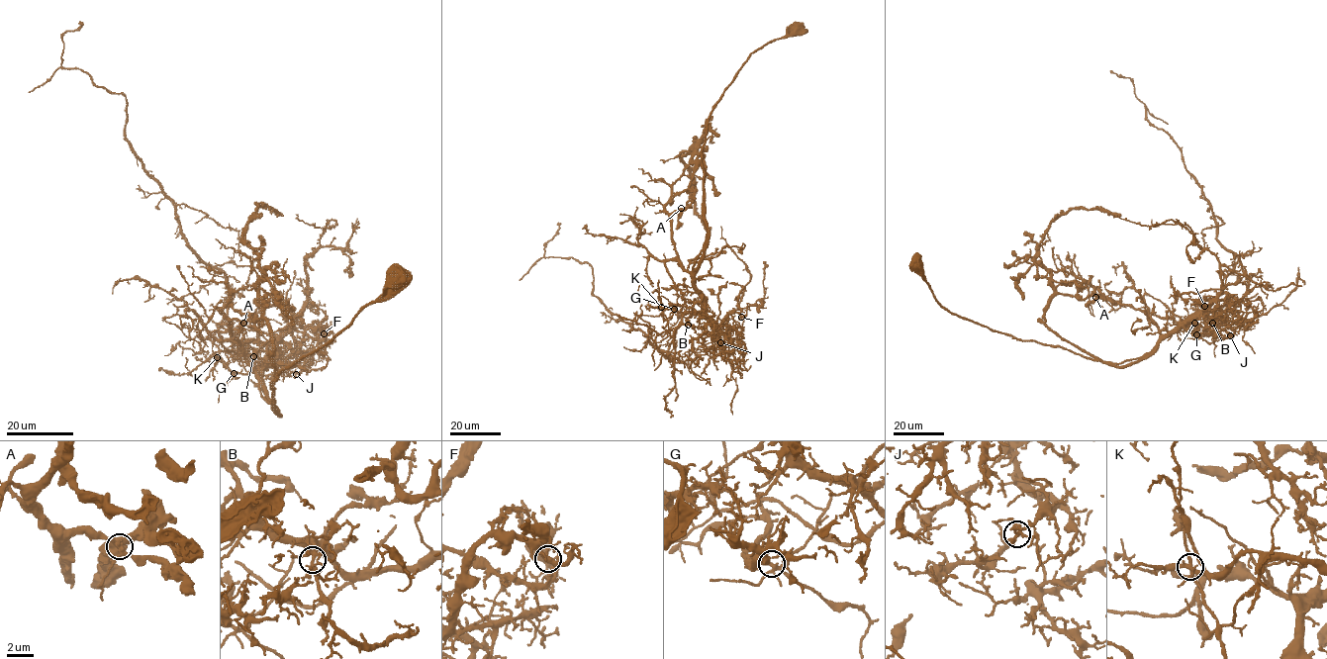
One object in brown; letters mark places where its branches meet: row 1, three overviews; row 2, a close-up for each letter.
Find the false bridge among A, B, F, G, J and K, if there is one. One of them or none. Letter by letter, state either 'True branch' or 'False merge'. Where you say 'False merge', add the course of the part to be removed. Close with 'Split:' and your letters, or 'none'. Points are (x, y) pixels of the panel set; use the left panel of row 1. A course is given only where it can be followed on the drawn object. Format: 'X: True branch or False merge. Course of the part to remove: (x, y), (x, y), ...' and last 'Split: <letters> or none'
A: True branch
B: True branch
F: True branch
G: True branch
J: True branch
K: False merge. Course of the part to remove: (217, 357), (227, 367), (211, 339), (227, 277), (133, 152), (126, 97), (61, 65), (80, 22)
Split: K

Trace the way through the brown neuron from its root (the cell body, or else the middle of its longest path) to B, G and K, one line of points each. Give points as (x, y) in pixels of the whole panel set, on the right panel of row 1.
B: (917, 264), (934, 297), (952, 313), (1096, 360), (1122, 363), (1141, 357), (1200, 312), (1212, 323)
G: (917, 264), (934, 297), (952, 313), (1096, 360), (1122, 363), (1141, 357), (1181, 328), (1196, 334)
K: (917, 264), (934, 297), (952, 313), (1096, 360), (1122, 363), (1141, 357), (1181, 328), (1193, 335), (1194, 323)

